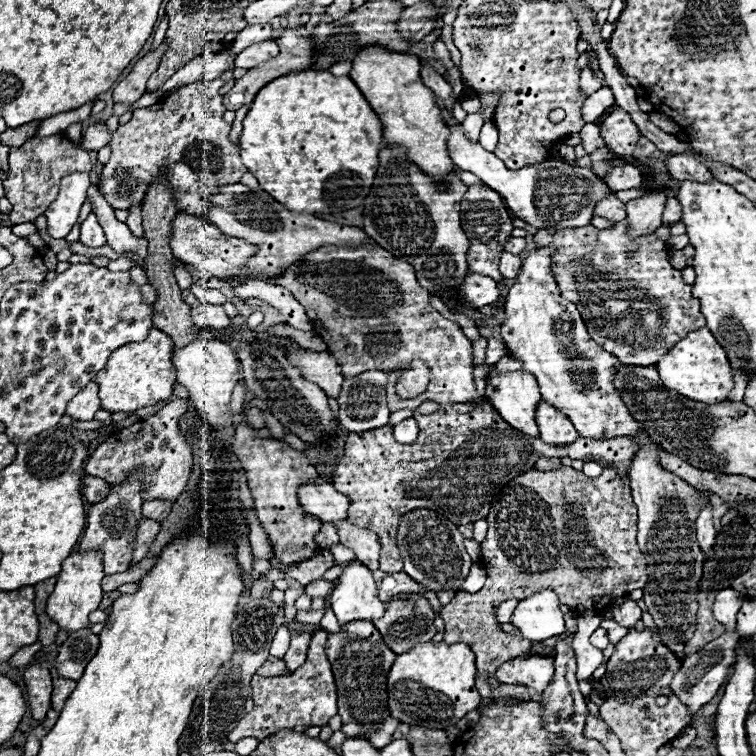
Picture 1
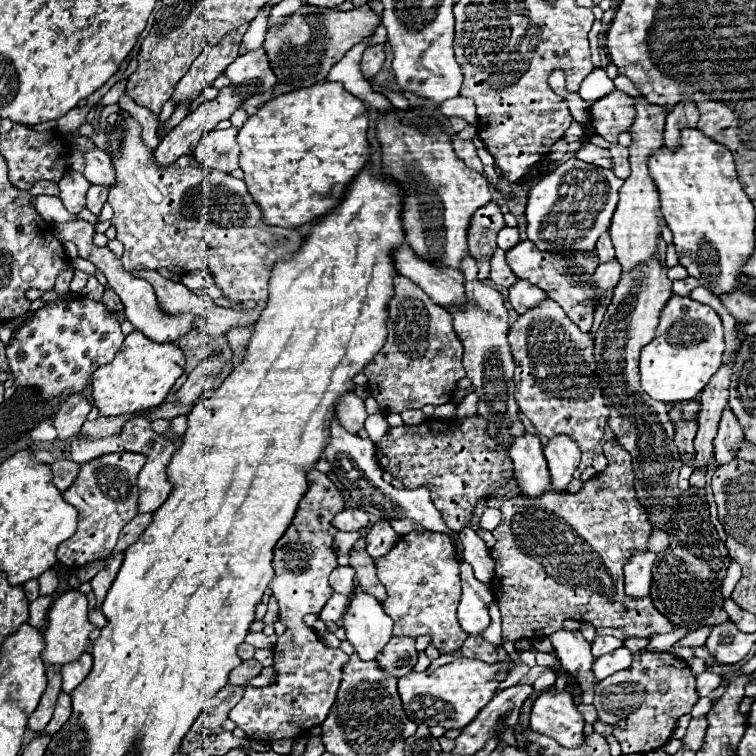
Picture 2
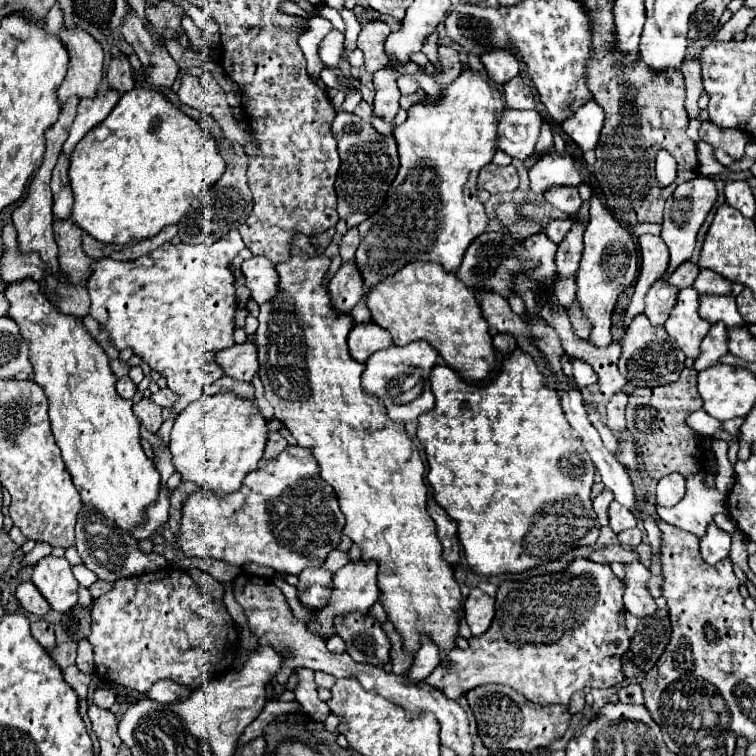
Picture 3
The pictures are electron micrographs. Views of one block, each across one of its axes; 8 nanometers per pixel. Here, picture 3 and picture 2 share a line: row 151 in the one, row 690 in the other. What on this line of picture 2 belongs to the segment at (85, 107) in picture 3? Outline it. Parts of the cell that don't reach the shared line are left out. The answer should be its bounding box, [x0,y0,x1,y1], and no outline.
[62,654,92,694]

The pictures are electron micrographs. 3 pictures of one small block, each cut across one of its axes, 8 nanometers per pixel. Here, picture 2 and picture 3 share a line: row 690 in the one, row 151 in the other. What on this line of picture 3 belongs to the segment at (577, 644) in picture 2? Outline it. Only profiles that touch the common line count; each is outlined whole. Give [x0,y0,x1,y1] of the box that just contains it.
[562,100,604,152]

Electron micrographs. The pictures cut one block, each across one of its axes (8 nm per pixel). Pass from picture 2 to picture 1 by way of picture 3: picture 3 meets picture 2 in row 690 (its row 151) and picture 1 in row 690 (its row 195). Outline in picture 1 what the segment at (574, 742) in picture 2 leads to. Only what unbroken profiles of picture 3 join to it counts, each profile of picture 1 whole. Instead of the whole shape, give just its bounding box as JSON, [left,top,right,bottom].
[496,654,554,692]

